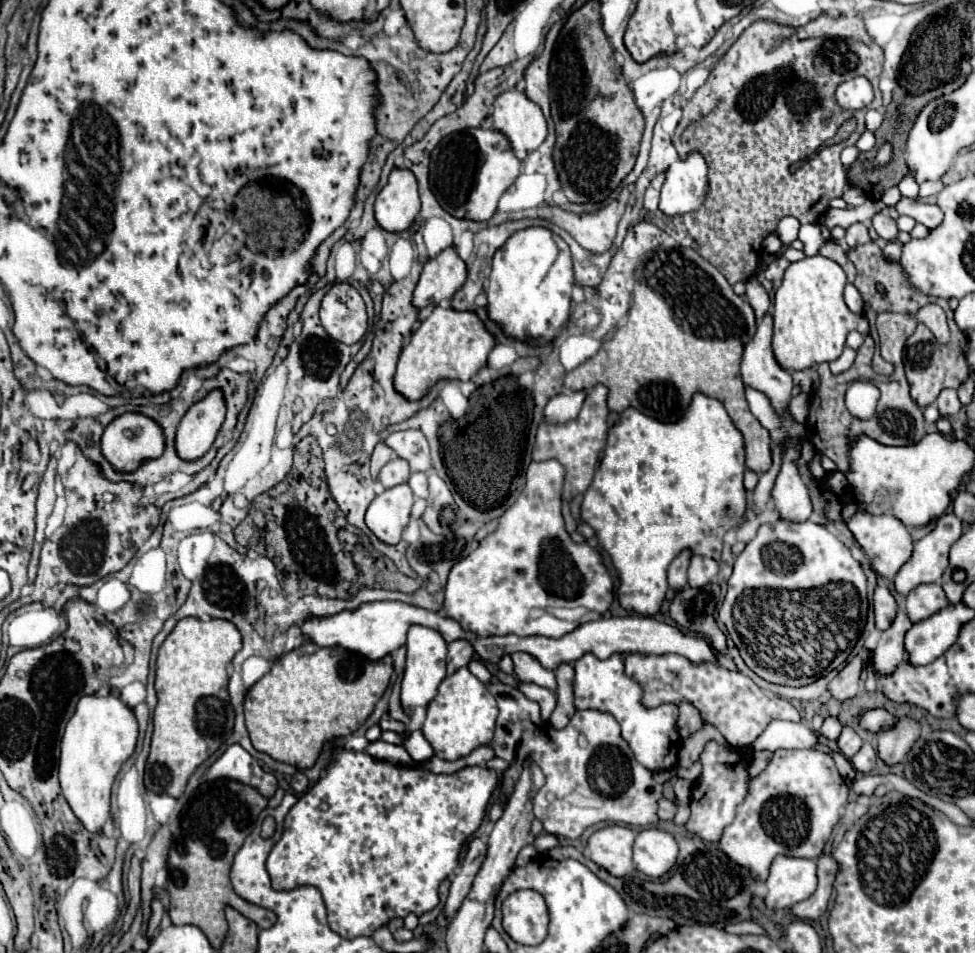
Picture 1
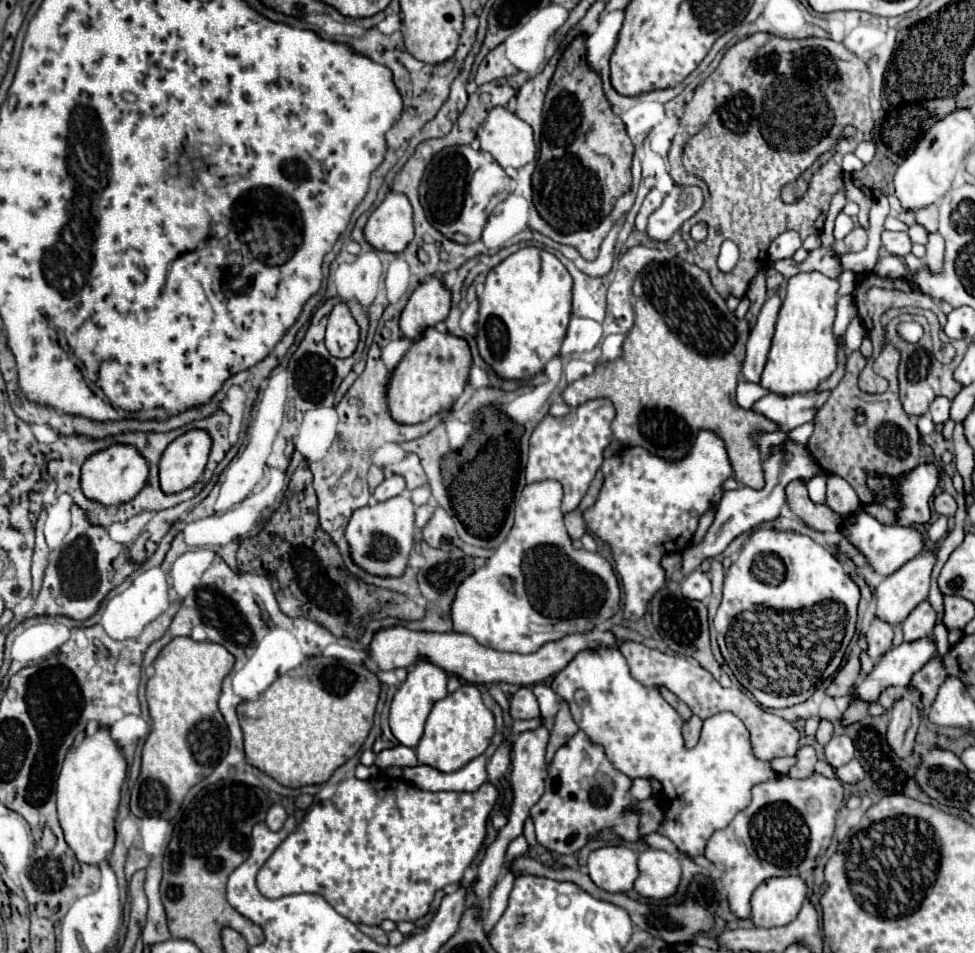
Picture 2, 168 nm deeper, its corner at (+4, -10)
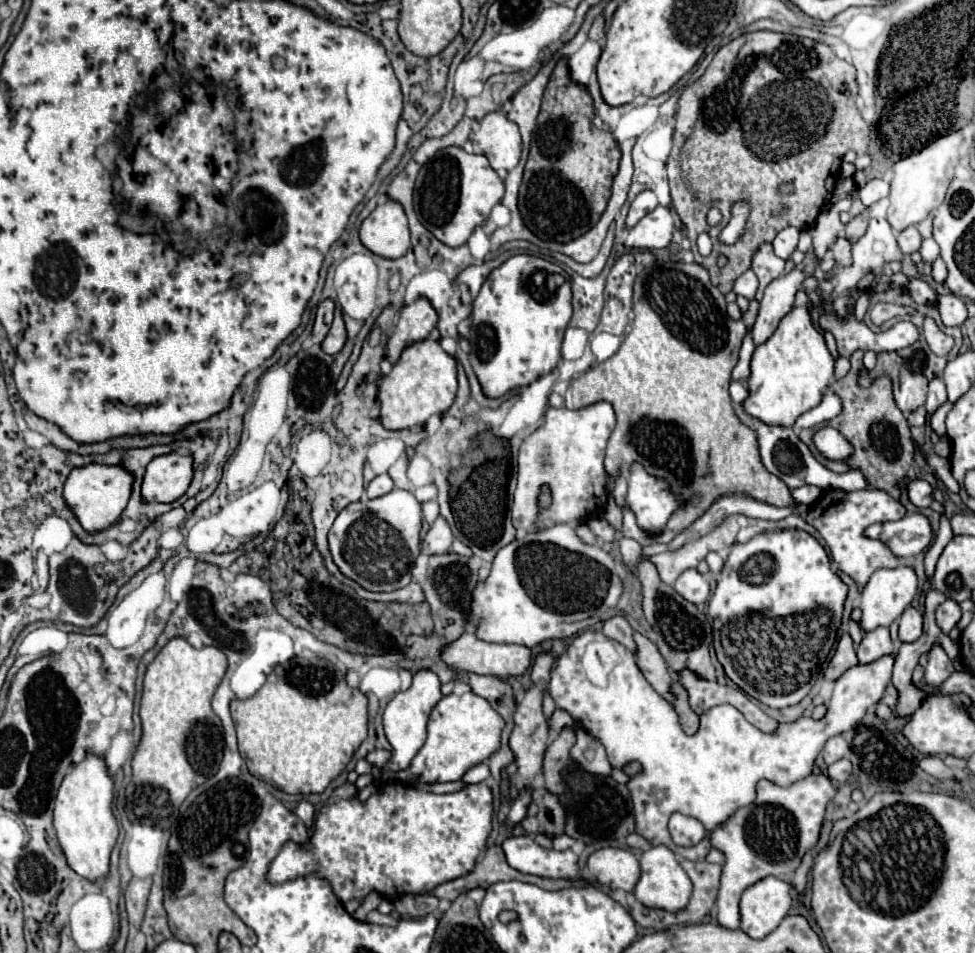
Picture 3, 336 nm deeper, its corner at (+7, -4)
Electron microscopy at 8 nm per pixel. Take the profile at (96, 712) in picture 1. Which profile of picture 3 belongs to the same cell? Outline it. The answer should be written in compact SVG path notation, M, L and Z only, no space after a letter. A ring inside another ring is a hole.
M88 754L80 764L72 768L72 774L66 774L54 808L54 828L68 866L82 878L96 882L106 878L110 852L118 838L118 826L112 814L112 788L114 780L106 770L102 758Z

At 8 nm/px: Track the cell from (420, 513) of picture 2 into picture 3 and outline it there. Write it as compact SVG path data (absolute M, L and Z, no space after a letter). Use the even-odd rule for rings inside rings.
M436 500L424 502L424 504L422 504L422 514L424 514L424 520L432 524L432 522L438 518L438 514L440 514L440 512L438 512L438 502L436 502Z

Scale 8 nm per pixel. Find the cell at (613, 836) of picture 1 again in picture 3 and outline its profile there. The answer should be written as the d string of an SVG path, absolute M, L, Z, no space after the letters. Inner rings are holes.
M602 848L588 858L588 870L610 890L632 892L640 878L640 864L630 850Z

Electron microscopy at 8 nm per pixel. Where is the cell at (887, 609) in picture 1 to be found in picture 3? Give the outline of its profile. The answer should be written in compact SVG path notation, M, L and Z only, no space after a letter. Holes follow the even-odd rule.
M878 628L878 630L872 630L870 634L864 634L858 648L860 664L870 664L886 654L894 654L894 644L890 640L888 628Z

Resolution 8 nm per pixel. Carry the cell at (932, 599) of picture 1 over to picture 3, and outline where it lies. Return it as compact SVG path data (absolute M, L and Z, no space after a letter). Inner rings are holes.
M906 608L900 616L900 642L916 642L922 636L922 612Z

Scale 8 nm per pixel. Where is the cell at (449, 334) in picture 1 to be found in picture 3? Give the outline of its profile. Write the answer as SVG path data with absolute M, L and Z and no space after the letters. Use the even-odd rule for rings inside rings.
M422 340L402 350L392 372L378 384L380 422L386 430L404 430L422 426L432 414L446 412L456 398L456 360L446 354L438 342Z

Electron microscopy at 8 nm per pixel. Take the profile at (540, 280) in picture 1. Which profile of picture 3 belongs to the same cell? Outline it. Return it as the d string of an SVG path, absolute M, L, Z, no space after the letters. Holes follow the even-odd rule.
M516 256L506 260L492 276L482 284L476 300L472 303L472 320L470 320L470 364L476 372L476 378L488 398L500 398L514 388L528 386L536 378L552 372L560 360L560 346L564 330L572 316L572 294L568 274L536 256Z

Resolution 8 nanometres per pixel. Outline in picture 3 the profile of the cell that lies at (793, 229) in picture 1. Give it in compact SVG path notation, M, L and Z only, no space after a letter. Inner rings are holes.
M784 228L776 238L774 238L774 242L772 242L772 246L774 246L774 252L776 252L776 256L780 256L780 258L790 258L790 254L796 250L796 246L798 246L798 234L800 234L800 230L798 228Z

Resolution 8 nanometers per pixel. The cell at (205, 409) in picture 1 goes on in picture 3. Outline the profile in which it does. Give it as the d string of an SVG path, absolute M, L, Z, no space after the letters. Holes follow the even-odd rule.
M166 454L154 458L144 474L142 500L144 502L174 502L178 500L192 482L190 456Z

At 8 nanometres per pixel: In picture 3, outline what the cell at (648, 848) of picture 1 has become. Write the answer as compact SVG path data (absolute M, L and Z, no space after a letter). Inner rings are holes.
M654 846L650 850L646 850L642 854L640 860L640 868L642 868L642 876L634 888L634 896L648 908L660 908L666 912L680 912L688 906L690 894L692 894L692 882L690 878L686 878L686 872L682 870L682 866L678 864L678 860L674 858L674 852L666 846Z

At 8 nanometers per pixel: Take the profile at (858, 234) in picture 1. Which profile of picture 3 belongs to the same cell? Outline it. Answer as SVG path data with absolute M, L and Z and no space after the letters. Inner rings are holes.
M858 214L856 218L852 218L848 224L846 224L846 238L854 244L864 232L866 232L866 228L868 228L868 218L864 216L864 214Z

